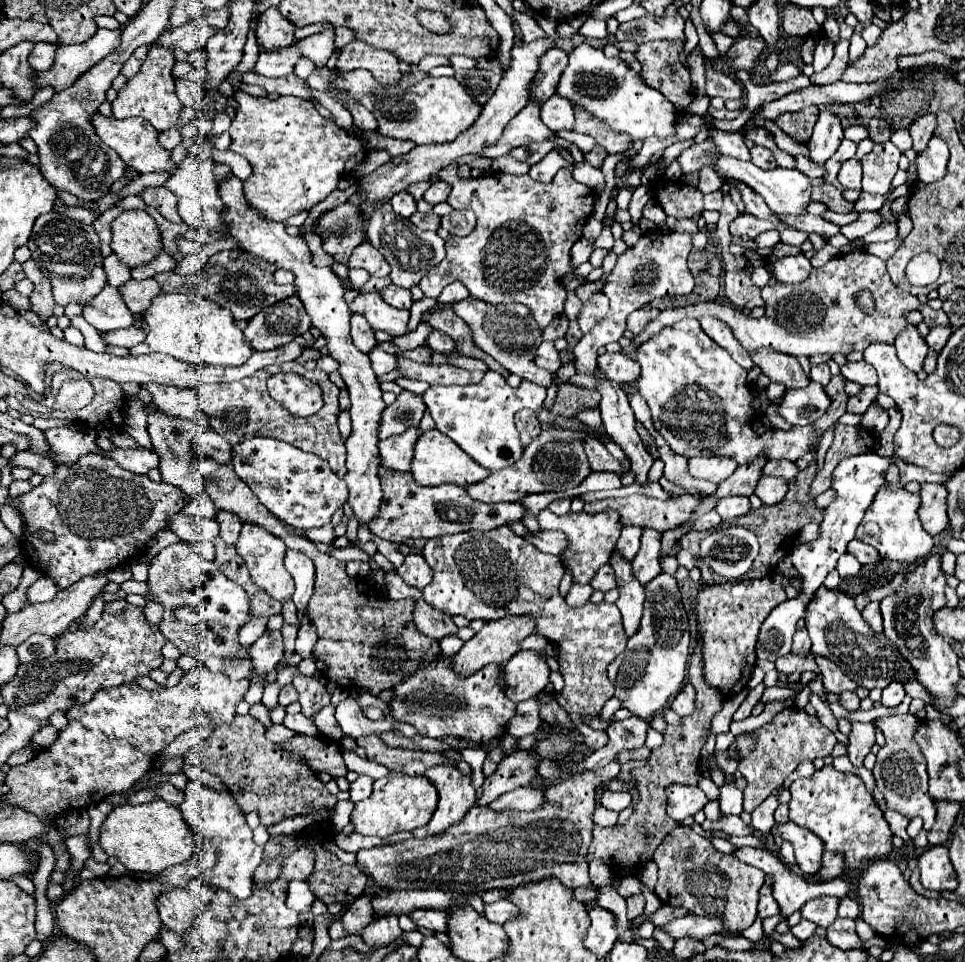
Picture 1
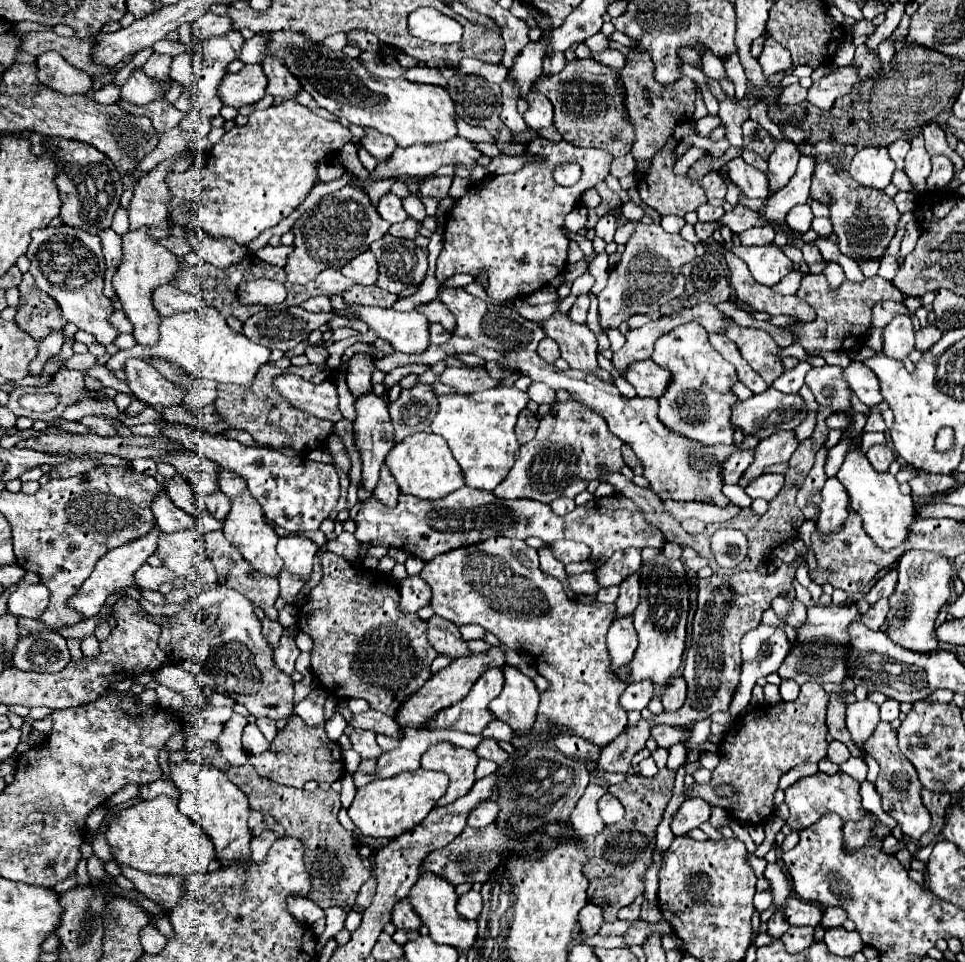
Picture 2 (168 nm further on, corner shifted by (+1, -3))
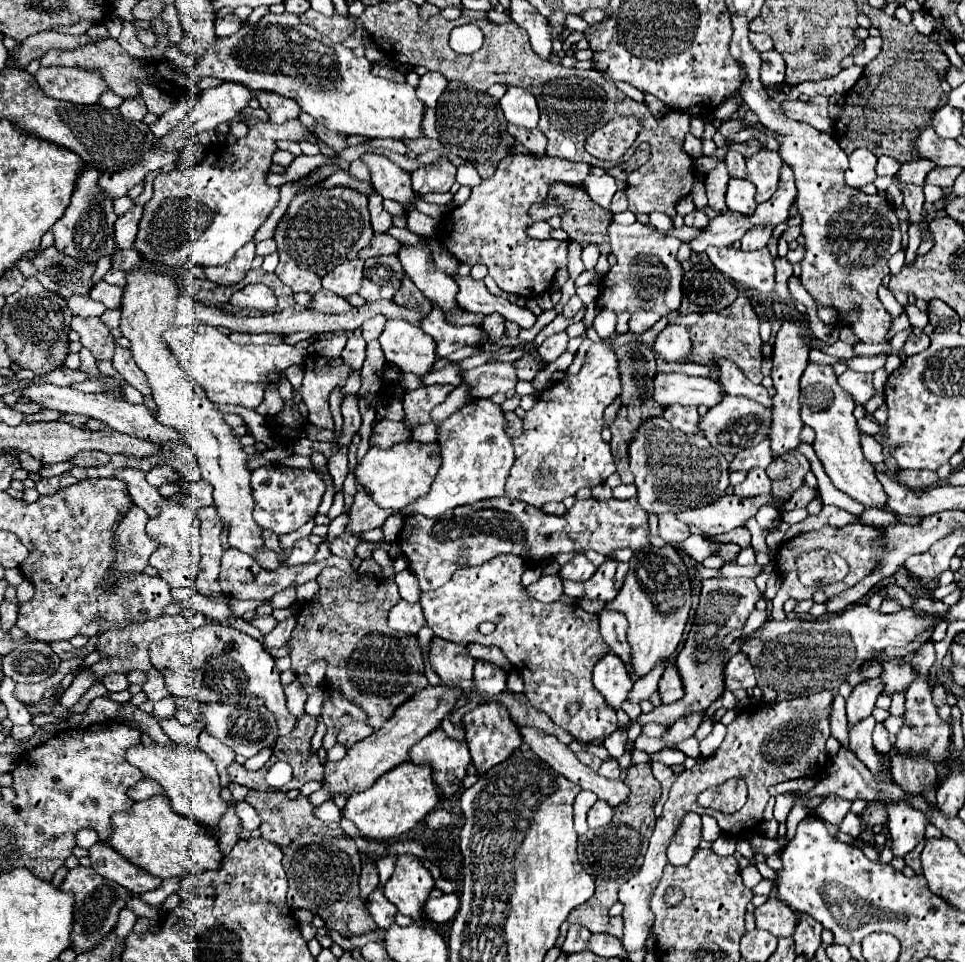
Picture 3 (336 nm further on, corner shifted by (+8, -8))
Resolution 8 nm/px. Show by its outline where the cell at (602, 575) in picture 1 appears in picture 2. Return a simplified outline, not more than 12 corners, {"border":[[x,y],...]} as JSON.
{"border":[[594,573],[570,575],[568,587],[576,595],[596,595]]}

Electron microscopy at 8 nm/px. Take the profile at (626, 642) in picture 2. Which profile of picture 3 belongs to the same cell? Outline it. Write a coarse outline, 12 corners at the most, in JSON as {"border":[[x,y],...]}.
{"border":[[607,652],[593,684],[619,710],[633,686],[625,662]]}

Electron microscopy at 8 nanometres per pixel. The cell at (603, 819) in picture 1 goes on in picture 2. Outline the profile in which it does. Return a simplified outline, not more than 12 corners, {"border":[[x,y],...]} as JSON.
{"border":[[590,783],[572,813],[580,835],[604,829],[596,803],[604,795],[598,783]]}

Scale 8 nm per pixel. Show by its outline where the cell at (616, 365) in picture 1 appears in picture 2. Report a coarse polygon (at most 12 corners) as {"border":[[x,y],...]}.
{"border":[[652,359],[630,365],[624,379],[640,397],[660,399],[670,371]]}

